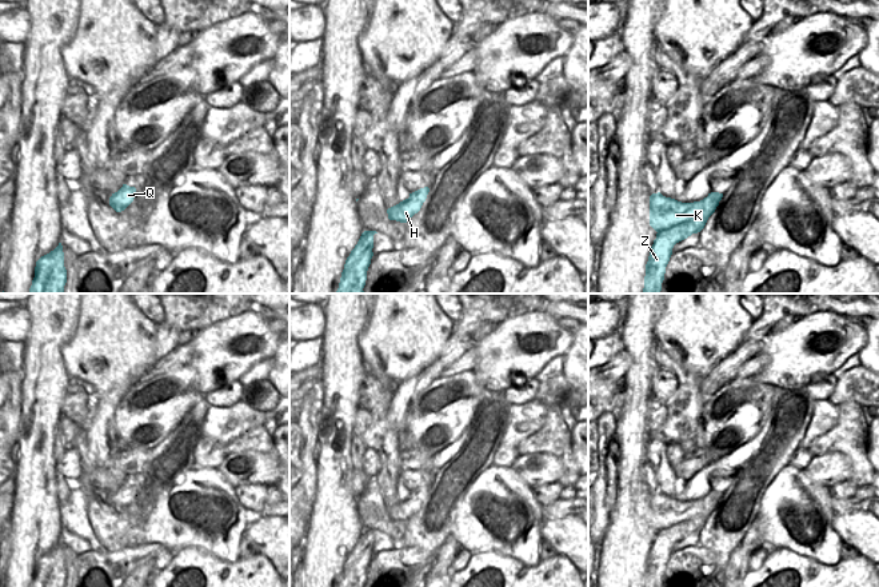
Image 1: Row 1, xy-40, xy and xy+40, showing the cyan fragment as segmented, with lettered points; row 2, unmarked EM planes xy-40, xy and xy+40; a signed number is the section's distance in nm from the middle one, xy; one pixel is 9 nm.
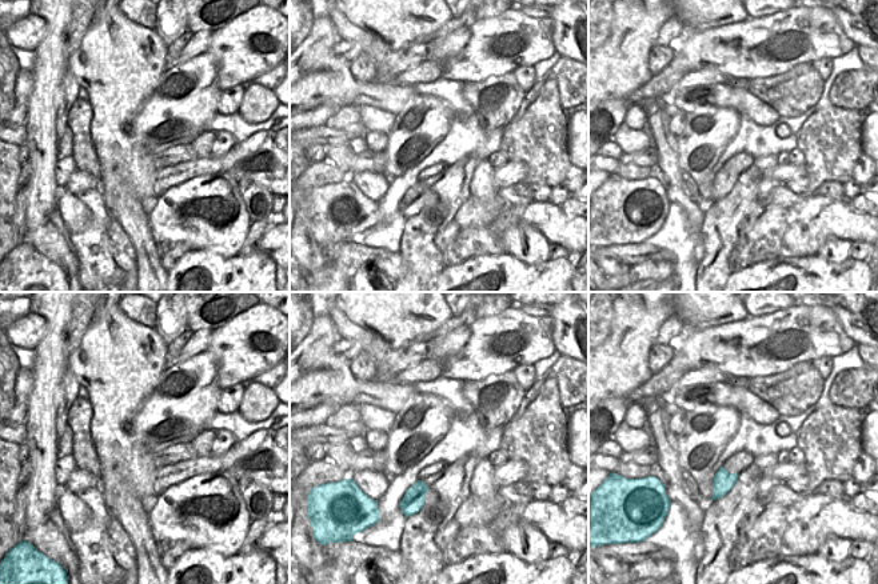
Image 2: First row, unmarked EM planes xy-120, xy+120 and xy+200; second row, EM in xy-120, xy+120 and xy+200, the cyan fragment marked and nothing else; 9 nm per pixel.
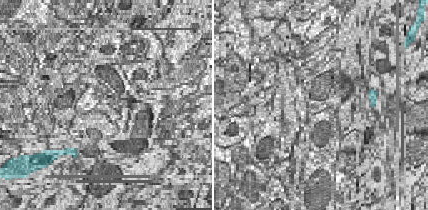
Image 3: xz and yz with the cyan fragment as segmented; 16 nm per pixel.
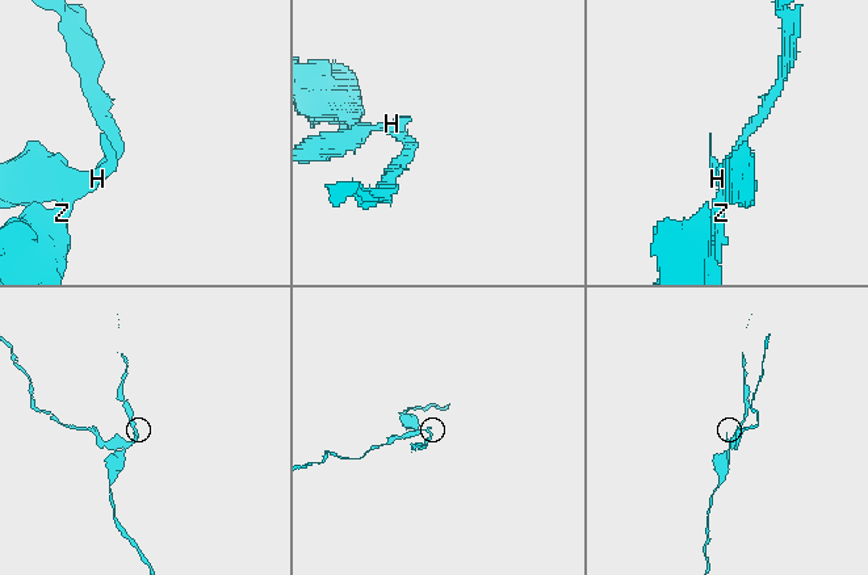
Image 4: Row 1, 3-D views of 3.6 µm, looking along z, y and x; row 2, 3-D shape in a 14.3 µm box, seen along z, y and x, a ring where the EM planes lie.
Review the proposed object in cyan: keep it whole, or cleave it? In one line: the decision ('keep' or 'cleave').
cleave

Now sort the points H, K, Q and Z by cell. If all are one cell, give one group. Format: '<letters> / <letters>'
H K Q / Z

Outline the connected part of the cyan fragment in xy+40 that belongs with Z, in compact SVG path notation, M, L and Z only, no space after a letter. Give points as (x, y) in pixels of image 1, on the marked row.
M707 217L692 219L671 229L656 233L656 239L650 249L648 261L646 264L643 294L660 294L666 267L672 255L674 245L692 233L700 232L707 220Z

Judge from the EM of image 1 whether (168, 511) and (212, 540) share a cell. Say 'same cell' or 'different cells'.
same cell

